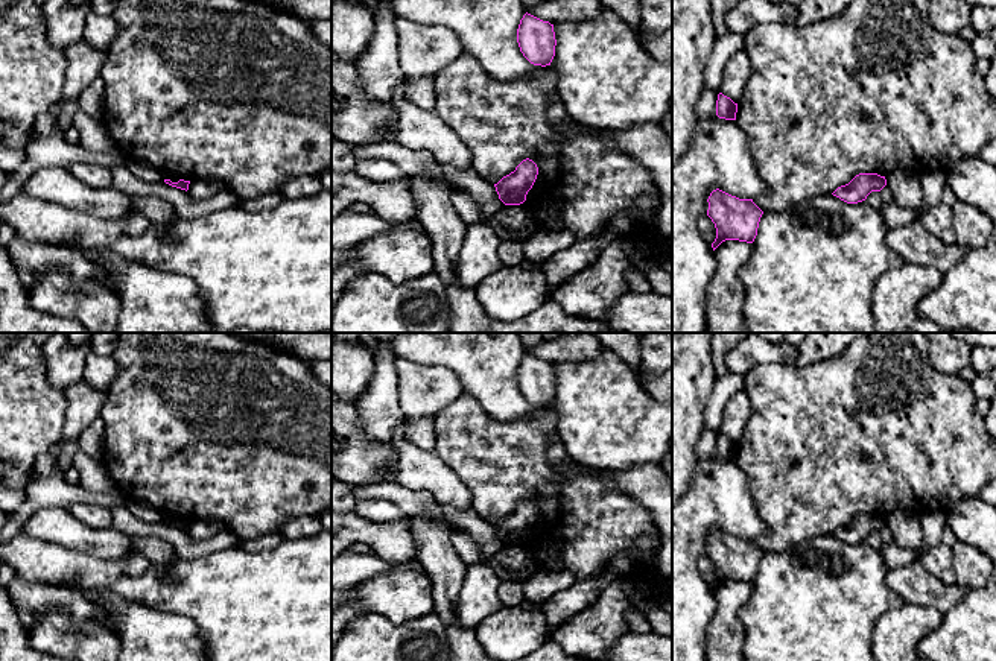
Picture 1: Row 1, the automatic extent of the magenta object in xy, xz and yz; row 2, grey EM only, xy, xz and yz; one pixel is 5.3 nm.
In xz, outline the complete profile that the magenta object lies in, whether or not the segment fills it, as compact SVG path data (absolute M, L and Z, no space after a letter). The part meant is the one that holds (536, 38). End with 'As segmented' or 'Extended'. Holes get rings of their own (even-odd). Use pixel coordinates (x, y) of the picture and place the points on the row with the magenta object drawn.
M526 12L517 29L517 43L531 64L550 65L557 46L554 24Z. As segmented

